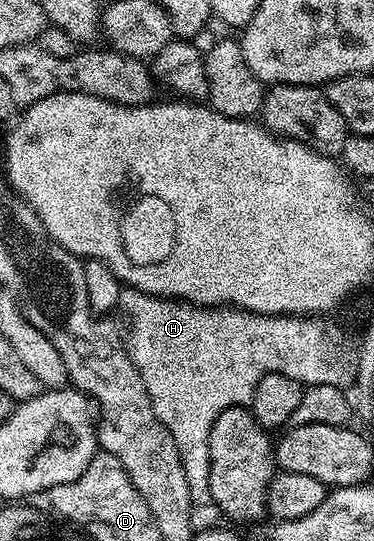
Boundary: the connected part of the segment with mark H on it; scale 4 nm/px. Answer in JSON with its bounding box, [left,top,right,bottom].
[124,288,332,507]

